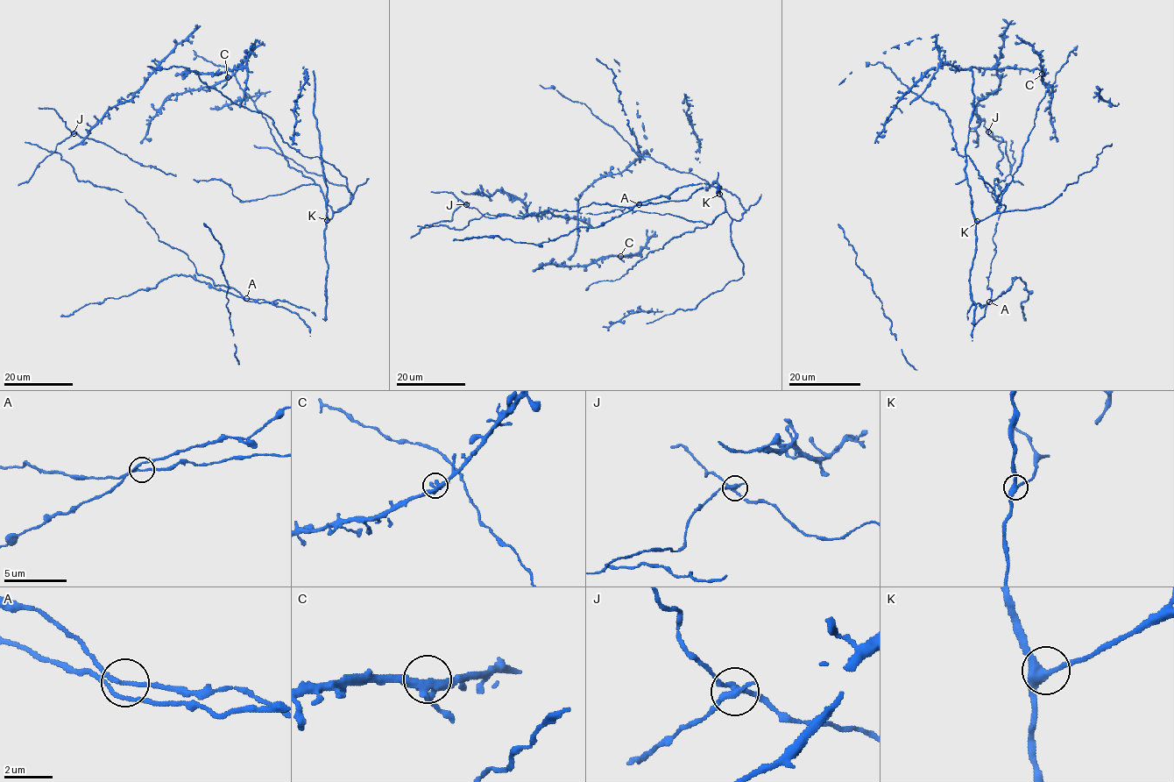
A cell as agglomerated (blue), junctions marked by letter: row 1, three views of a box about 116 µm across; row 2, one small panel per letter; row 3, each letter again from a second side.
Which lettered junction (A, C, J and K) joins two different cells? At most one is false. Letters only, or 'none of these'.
J

